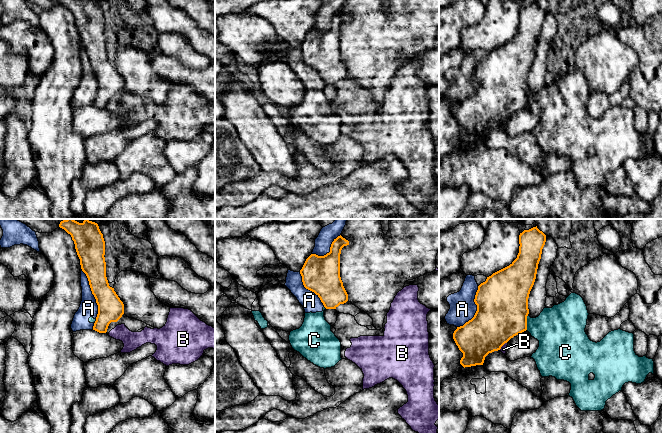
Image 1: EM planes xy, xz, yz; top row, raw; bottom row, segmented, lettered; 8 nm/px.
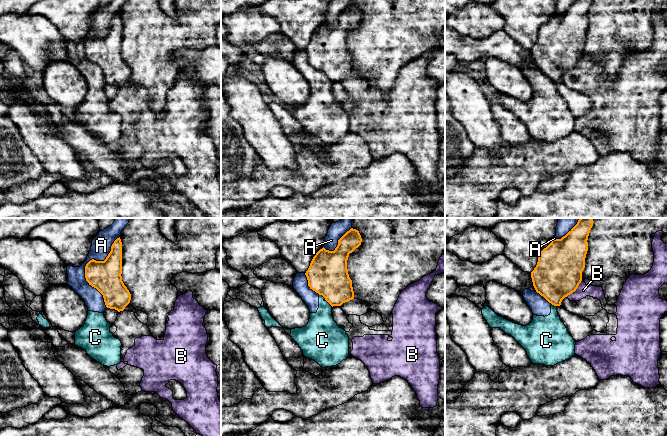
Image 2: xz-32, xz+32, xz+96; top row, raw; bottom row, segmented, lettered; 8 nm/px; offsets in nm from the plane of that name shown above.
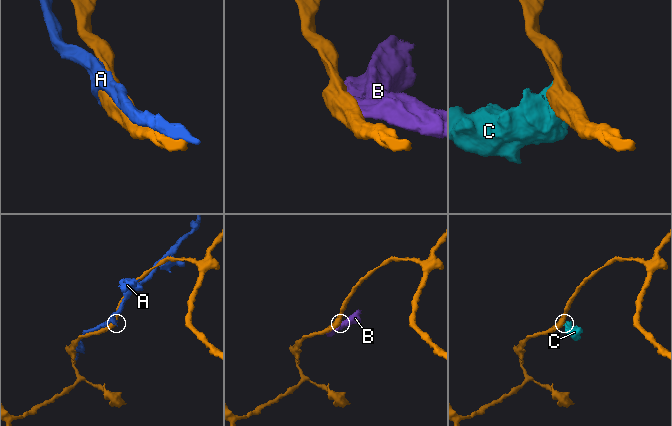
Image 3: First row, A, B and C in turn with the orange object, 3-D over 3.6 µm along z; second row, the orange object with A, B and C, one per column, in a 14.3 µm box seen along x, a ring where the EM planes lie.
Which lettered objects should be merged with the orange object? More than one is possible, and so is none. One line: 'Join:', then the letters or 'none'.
Join: none

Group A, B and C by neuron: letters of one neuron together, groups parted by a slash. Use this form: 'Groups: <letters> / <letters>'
Groups: A C / B

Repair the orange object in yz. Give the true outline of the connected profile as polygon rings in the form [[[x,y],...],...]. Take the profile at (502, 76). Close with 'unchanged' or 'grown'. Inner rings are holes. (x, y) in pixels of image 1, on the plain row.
[[[537,2],[519,11],[519,29],[507,43],[487,53],[478,62],[474,78],[477,87],[463,102],[457,103],[453,115],[463,129],[460,140],[465,143],[483,141],[485,133],[498,127],[514,112],[527,106],[528,74],[534,61],[546,11]]]; unchanged

